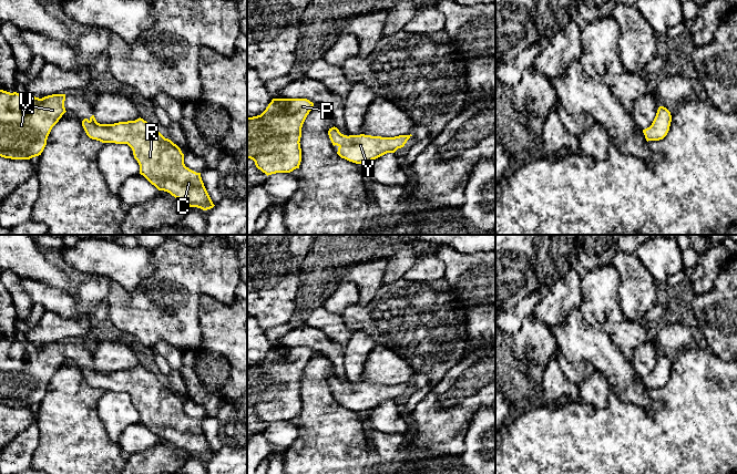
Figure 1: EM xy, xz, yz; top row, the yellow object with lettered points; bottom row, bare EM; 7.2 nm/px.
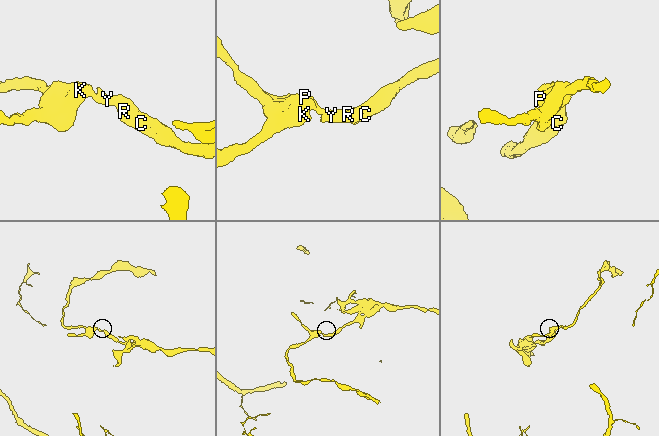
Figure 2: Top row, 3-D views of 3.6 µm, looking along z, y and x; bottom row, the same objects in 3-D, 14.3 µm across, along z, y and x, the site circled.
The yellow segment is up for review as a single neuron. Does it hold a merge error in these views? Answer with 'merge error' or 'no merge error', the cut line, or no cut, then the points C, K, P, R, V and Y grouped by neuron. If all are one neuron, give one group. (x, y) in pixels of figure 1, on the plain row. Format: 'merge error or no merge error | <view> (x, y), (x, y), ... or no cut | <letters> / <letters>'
no merge error | no cut | C K P R V Y

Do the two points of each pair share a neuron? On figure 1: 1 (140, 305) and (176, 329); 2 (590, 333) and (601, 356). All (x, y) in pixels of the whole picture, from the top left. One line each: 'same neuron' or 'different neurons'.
1: same neuron
2: same neuron

